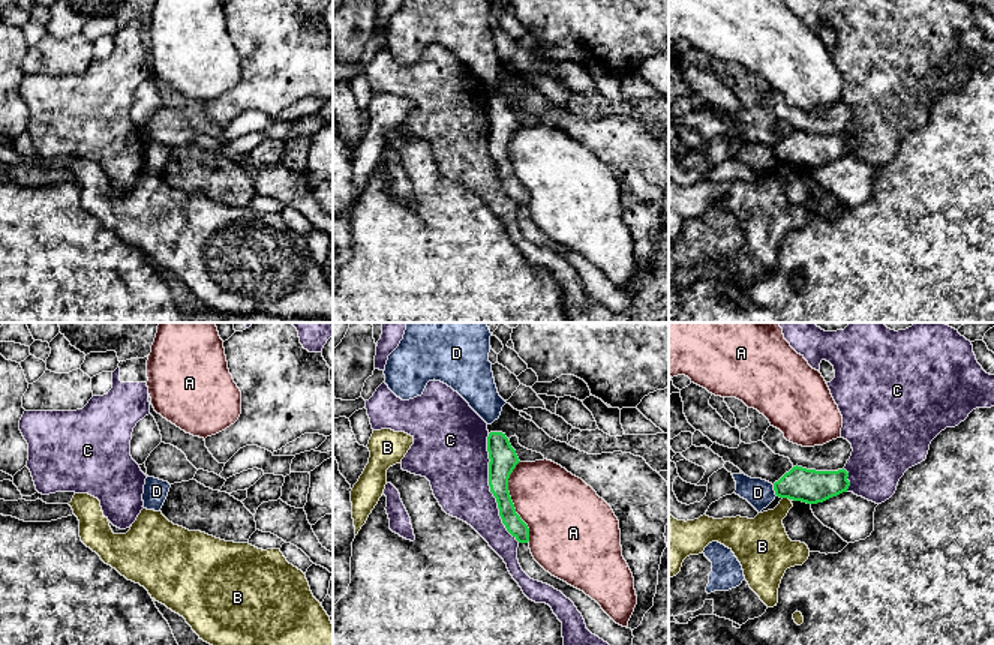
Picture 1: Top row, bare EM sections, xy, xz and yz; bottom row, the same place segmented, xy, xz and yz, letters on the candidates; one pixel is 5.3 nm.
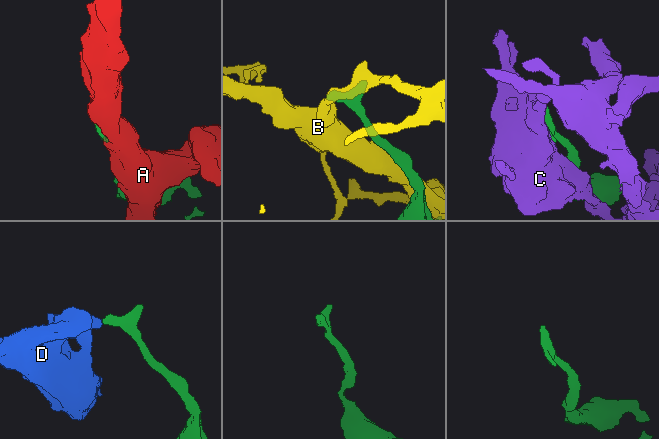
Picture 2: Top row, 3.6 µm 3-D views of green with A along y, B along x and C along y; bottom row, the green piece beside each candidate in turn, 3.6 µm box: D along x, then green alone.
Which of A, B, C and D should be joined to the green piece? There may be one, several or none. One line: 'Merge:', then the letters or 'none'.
Merge: none

